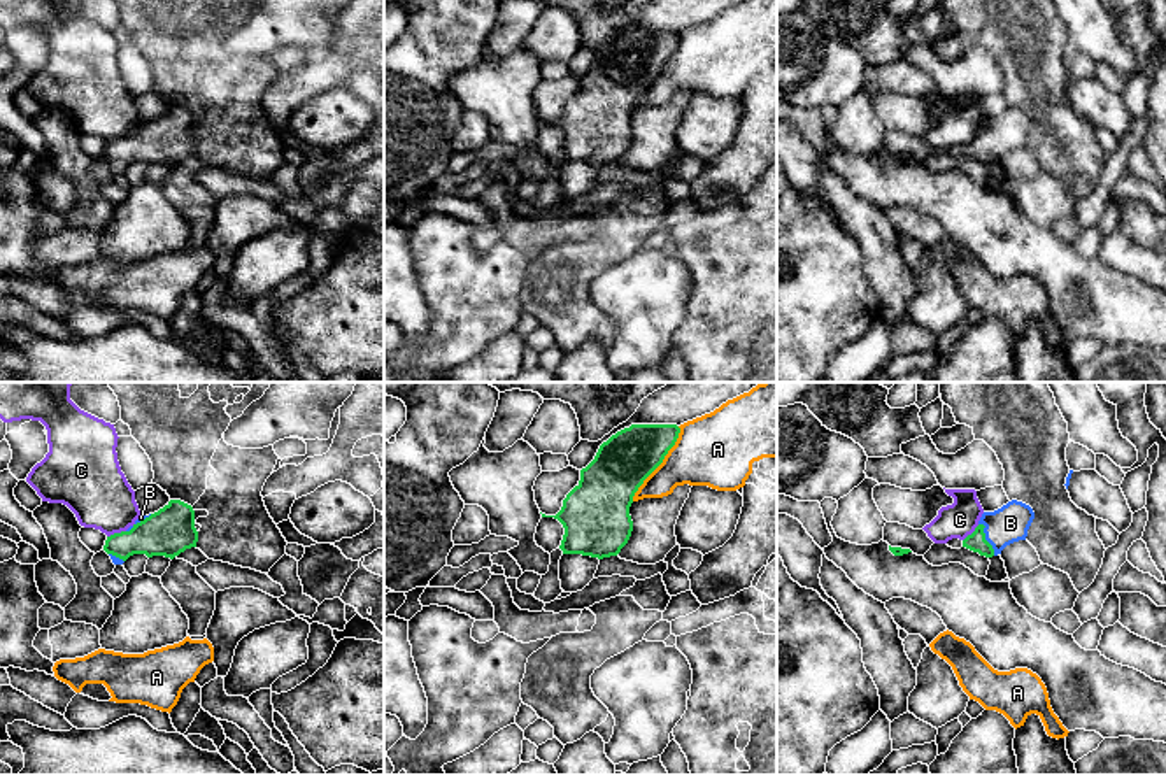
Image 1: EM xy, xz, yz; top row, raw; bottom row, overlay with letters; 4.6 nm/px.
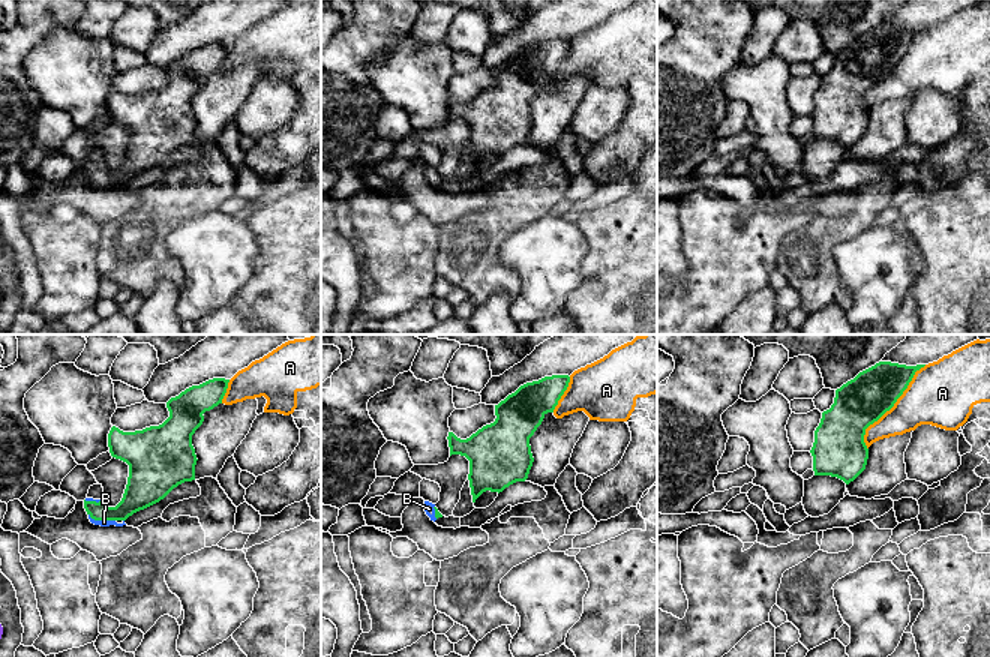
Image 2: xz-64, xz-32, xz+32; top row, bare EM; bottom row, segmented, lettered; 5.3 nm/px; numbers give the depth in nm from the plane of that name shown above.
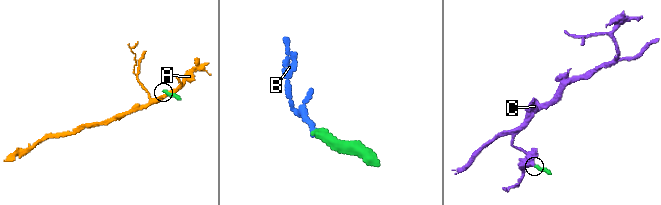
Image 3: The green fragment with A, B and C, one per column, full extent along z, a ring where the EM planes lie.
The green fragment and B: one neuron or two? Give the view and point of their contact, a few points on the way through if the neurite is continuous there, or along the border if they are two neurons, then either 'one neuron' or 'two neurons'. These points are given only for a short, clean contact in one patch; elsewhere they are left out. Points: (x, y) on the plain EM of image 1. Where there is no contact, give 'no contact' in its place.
yz (984, 146) | across yz (975, 149), (984, 146), (1010, 130) | one neuron

